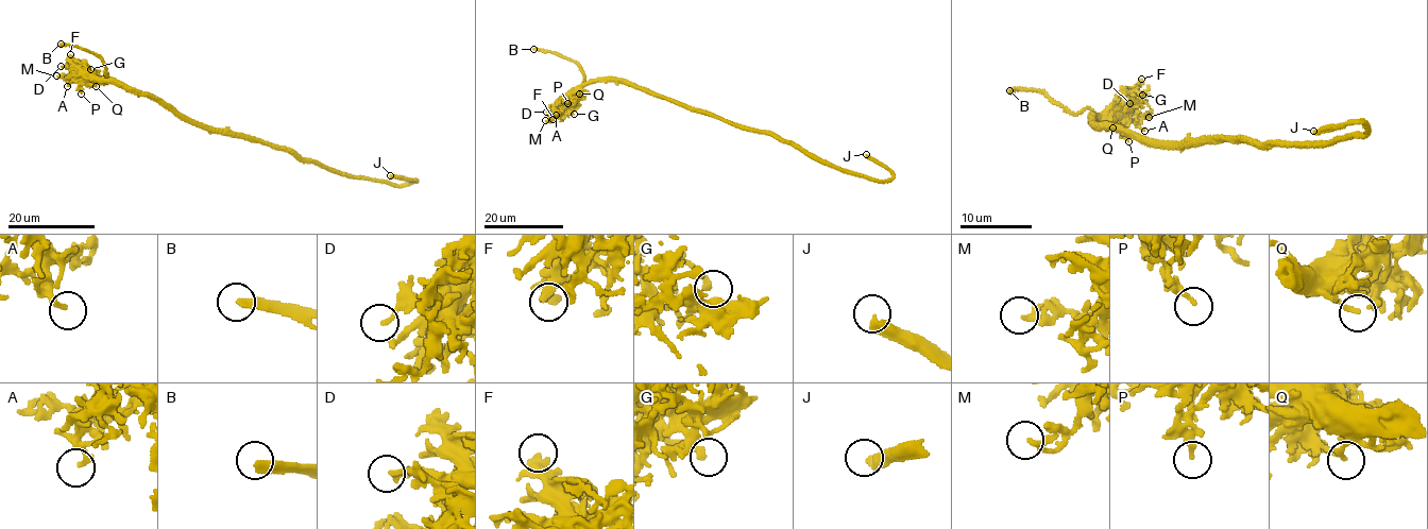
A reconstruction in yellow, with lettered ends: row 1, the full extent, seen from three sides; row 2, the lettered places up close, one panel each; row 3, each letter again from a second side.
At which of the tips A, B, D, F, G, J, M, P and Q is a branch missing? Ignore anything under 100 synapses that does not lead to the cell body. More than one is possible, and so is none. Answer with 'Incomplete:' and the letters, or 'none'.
Incomplete: B

